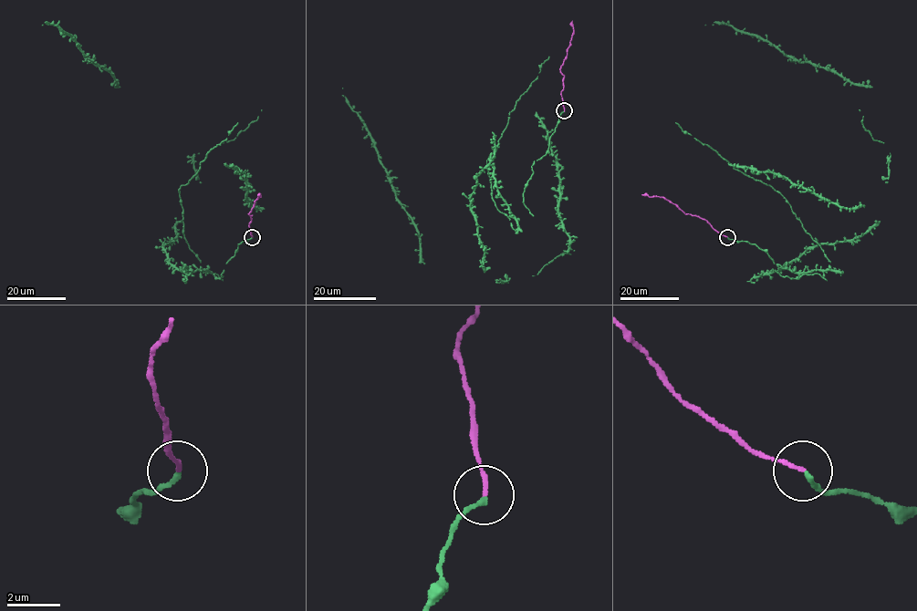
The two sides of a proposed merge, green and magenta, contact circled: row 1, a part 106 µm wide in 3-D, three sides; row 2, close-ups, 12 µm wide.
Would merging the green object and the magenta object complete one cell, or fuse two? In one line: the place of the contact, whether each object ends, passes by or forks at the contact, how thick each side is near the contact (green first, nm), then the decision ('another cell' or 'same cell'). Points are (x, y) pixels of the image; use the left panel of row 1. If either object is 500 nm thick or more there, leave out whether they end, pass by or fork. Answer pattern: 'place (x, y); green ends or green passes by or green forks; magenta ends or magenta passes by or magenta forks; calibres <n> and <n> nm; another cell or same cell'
place (252, 237); green ends; magenta ends; calibres 170 and 150 nm; same cell

